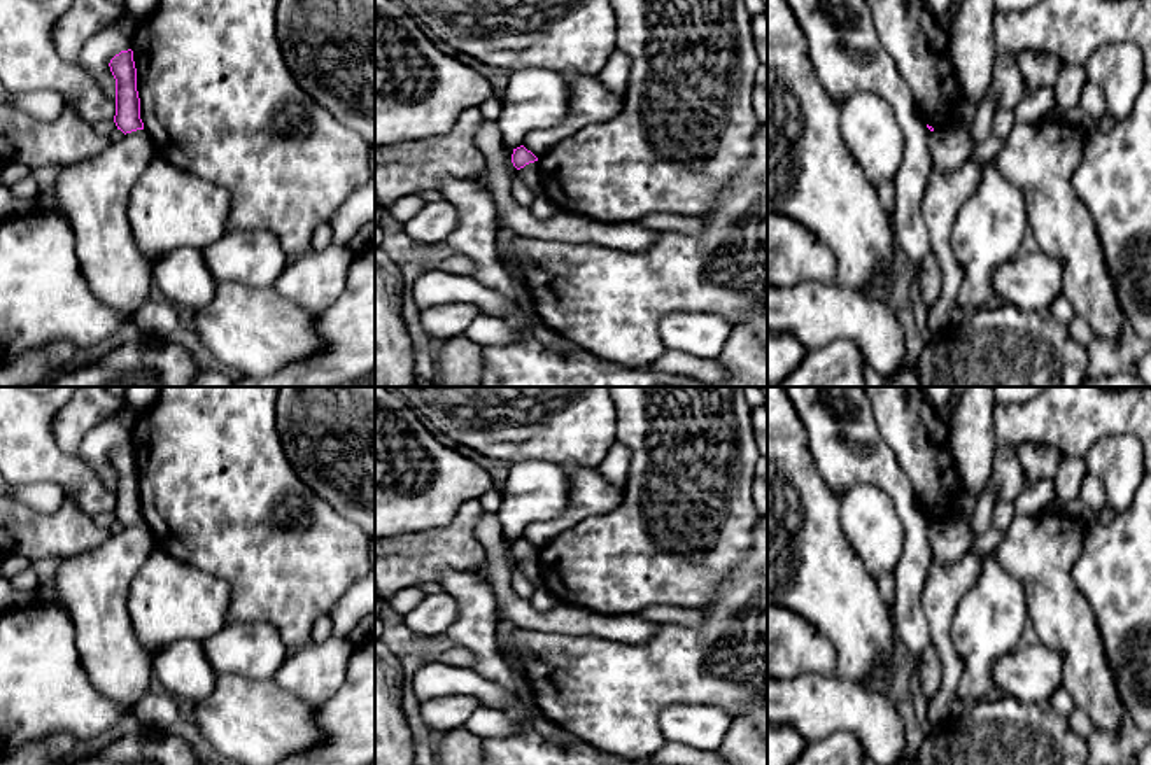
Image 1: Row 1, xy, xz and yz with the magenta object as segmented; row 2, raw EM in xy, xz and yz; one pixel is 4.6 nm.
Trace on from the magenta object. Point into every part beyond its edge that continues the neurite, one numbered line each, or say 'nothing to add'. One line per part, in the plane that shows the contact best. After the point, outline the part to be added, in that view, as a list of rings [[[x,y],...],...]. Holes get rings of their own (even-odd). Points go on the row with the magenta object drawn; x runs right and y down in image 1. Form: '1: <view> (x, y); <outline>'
nothing to add

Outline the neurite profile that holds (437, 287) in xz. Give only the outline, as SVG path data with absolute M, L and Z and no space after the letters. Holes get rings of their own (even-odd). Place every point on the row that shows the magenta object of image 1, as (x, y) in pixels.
M448 268L422 273L408 292L419 310L466 303L492 317L519 317L522 310L475 277L454 275Z

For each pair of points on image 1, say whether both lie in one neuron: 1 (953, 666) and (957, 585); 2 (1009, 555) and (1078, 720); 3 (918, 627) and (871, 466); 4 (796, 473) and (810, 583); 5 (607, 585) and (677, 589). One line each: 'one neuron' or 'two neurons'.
1: one neuron
2: two neurons
3: one neuron
4: one neuron
5: one neuron

